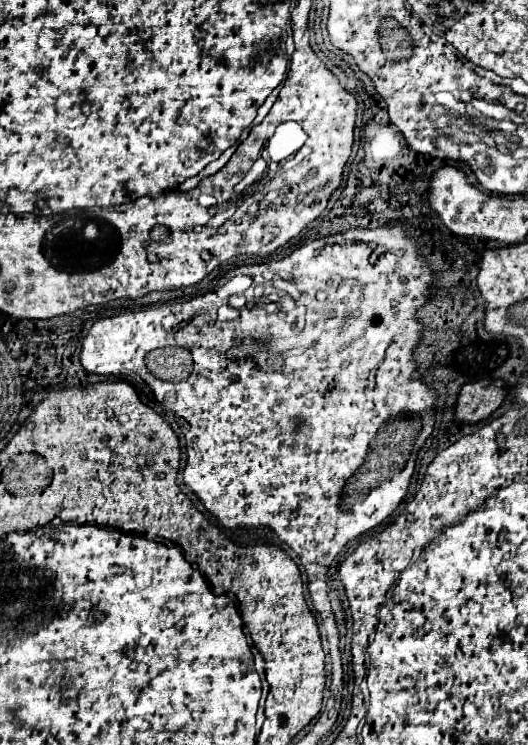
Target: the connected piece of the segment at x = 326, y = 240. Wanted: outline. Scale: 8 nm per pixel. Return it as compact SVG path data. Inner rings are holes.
M383 225L371 229L351 227L347 231L309 241L281 261L239 267L235 273L231 273L231 277L233 275L251 277L257 299L257 309L253 311L261 311L261 319L273 319L273 331L277 331L277 339L289 339L289 355L281 357L281 351L271 351L267 343L257 343L257 339L249 339L249 335L237 341L235 349L229 349L229 345L233 345L233 335L227 335L225 321L221 323L217 319L217 311L223 305L223 299L217 295L217 291L211 291L209 295L187 303L165 303L137 313L121 313L99 319L83 339L79 359L83 369L93 375L119 377L137 373L151 387L157 401L163 399L165 389L177 395L173 413L189 423L189 431L185 433L187 465L183 469L183 483L199 497L205 509L223 527L231 531L253 531L259 527L269 527L283 543L297 551L309 575L307 585L313 607L321 615L323 627L327 631L332 663L331 686L344 686L339 633L327 597L325 575L331 567L331 561L347 541L383 523L407 495L411 475L393 475L381 485L381 471L377 471L377 467L359 467L365 461L369 443L373 441L371 449L377 445L405 447L413 445L417 439L415 447L419 447L419 443L431 435L437 395L431 395L431 389L423 383L413 359L413 351L425 331L423 323L417 321L417 311L431 299L435 291L435 273L423 261L417 243L405 229L401 229L401 225ZM357 255L365 255L363 263L357 263ZM355 309L363 309L361 315L355 317ZM155 349L189 351L193 359L191 373L189 363L185 367L187 357L181 357L183 361L179 357L167 357L167 351L157 353L157 363L153 365L157 369L151 369L149 357ZM281 363L285 365L281 371L277 371ZM305 387L309 387L309 403L305 403ZM401 413L417 415L421 421L401 419L401 423L397 423L397 419L389 419ZM343 487L345 499L353 503L351 511L343 511Z

